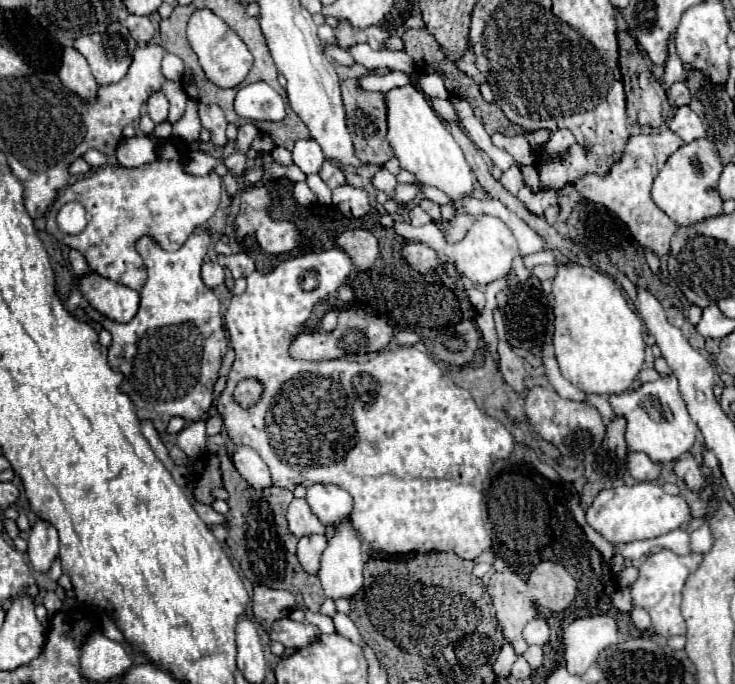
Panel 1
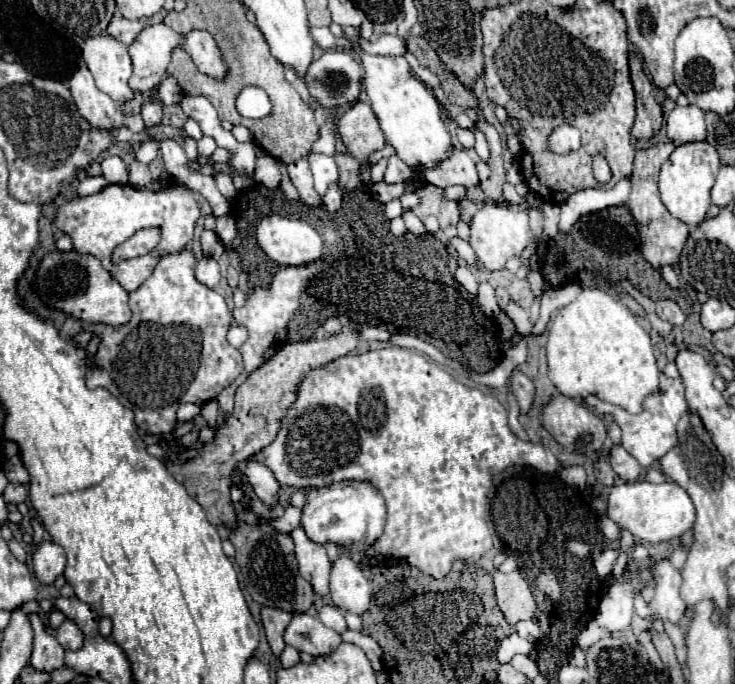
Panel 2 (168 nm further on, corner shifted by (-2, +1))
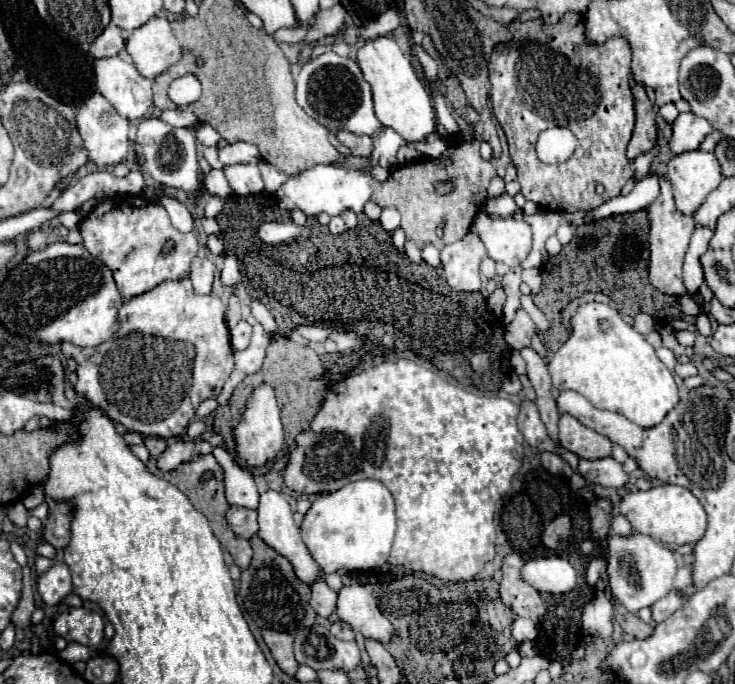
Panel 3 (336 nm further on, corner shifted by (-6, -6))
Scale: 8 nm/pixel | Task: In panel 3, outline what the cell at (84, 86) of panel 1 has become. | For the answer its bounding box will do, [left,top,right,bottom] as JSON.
[77,91,129,167]

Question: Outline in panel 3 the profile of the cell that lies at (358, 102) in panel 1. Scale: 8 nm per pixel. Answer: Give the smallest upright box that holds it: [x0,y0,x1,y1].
[337,129,373,157]

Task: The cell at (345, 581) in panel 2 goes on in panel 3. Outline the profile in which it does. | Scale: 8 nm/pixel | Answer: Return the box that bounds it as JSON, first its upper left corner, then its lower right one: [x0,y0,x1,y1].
[337,583,393,643]

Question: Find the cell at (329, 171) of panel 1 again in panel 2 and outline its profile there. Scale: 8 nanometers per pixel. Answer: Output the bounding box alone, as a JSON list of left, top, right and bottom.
[323,184,341,212]

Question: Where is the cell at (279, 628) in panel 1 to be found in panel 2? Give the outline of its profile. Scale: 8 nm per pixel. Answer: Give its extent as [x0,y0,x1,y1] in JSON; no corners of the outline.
[285,614,341,656]

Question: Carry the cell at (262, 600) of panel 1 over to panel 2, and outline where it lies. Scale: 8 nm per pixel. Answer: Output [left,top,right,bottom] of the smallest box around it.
[261,608,291,656]

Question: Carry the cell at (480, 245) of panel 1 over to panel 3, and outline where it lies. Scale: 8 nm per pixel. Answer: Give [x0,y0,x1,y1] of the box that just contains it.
[471,211,531,267]

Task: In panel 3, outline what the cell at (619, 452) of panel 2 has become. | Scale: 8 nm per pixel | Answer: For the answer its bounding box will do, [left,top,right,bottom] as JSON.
[579,457,629,489]

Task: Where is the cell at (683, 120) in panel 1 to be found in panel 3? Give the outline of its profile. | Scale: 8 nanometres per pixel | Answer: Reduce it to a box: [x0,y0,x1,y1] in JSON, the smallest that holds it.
[669,113,713,155]

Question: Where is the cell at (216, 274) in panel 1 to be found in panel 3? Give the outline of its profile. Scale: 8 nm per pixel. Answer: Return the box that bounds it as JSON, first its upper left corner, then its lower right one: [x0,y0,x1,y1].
[189,257,215,295]

